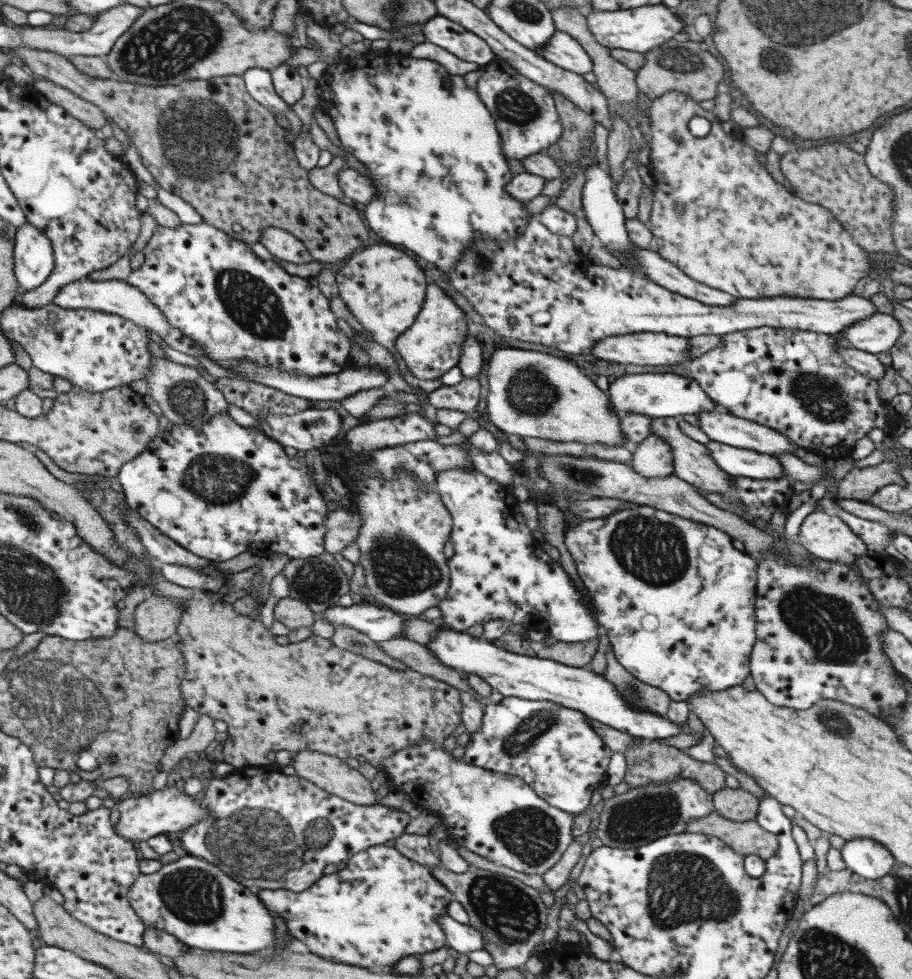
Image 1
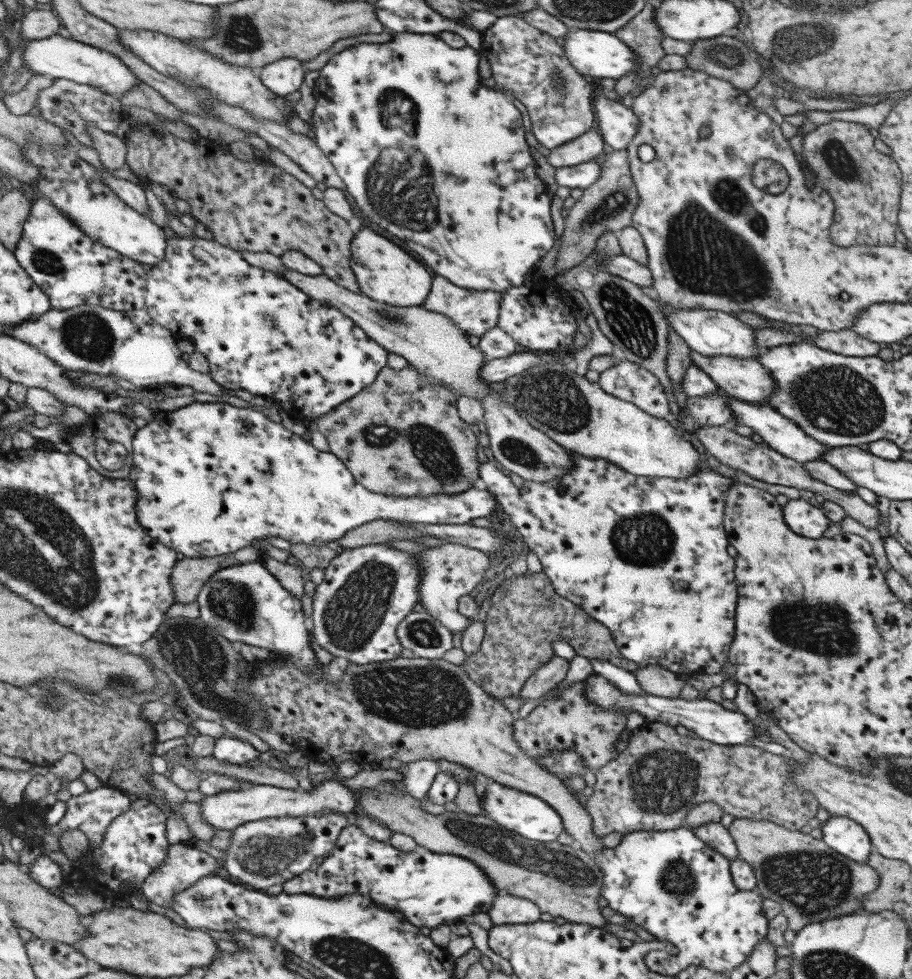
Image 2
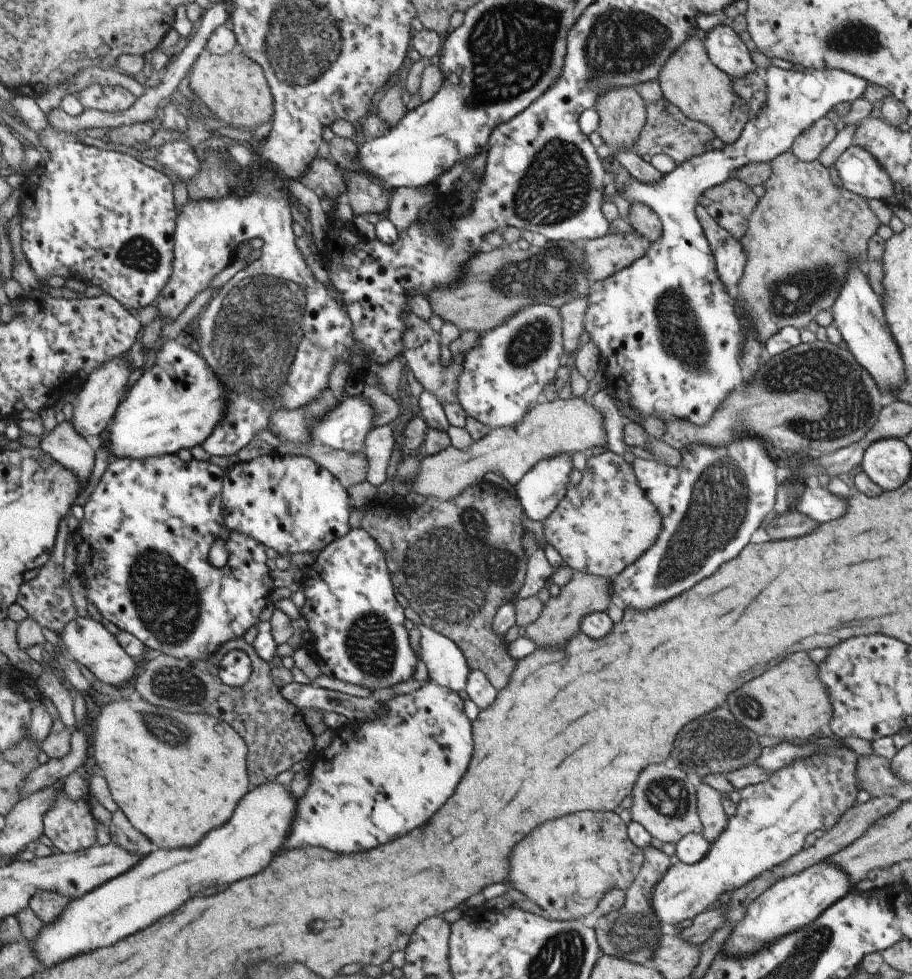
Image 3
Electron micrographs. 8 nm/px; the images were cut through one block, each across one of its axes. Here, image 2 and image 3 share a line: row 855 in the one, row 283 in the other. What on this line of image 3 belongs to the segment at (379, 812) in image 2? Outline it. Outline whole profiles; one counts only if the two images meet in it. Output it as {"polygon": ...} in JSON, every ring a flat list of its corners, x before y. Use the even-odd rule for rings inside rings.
{"polygon":[[572,240,548,241,544,246,531,245,527,250,522,250,515,246,498,247,491,252,478,251,476,256,472,256,464,268,464,278,452,286,452,288,436,288,428,294,433,314,454,324,460,332,466,330,476,330,476,332,490,332,498,324,506,322,512,314,518,310,532,306,532,304,546,304,559,310,564,304,582,298,589,294,591,281,586,278,584,272,584,249,579,248]]}

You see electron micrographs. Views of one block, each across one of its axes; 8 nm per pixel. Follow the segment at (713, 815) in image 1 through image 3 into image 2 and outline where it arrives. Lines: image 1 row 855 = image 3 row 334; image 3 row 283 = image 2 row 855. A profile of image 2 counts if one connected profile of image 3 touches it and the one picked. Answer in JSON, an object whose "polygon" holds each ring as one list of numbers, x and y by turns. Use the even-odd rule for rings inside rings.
{"polygon":[[737,817,728,828,740,859,752,866,756,876,756,888,764,899,778,902,782,906,781,916,790,930,802,930,806,924,856,914,862,910,862,898,878,888,878,872,867,862,859,863,830,848,822,839,813,838,801,831,791,831,782,825,767,820,752,820]]}

